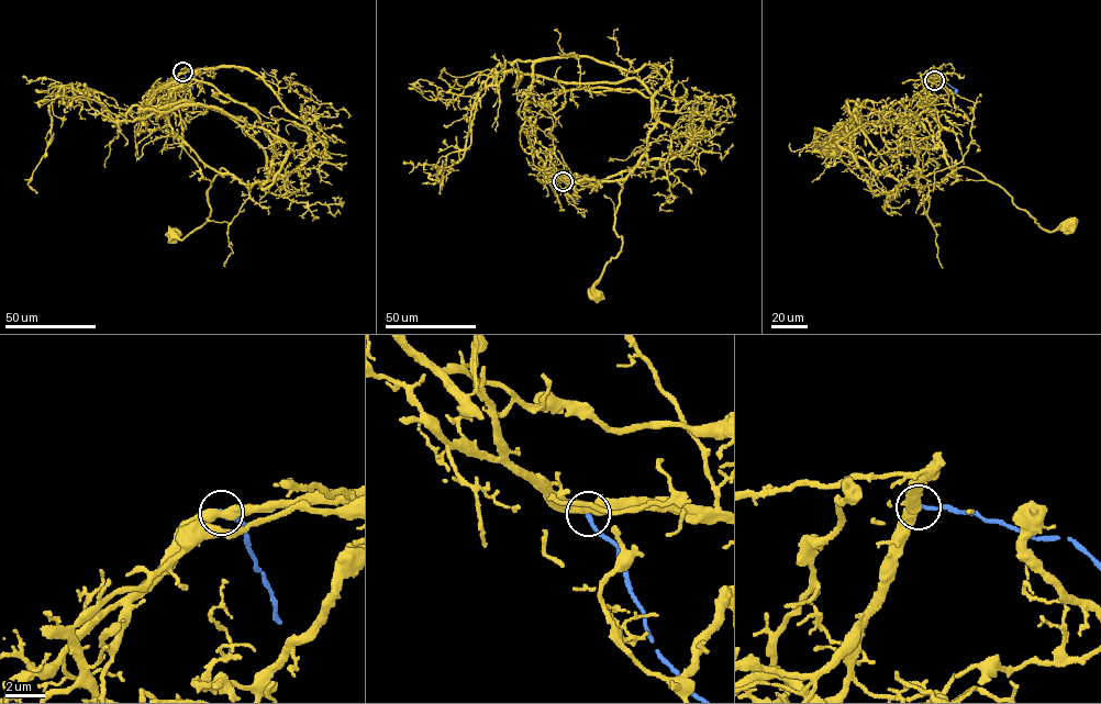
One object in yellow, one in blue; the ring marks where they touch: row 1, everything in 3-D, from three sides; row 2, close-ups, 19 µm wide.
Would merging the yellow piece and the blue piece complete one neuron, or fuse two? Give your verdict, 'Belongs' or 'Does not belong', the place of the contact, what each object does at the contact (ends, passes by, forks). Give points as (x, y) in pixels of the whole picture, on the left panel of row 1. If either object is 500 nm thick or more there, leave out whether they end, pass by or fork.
Does not belong. Place: (182, 71)

